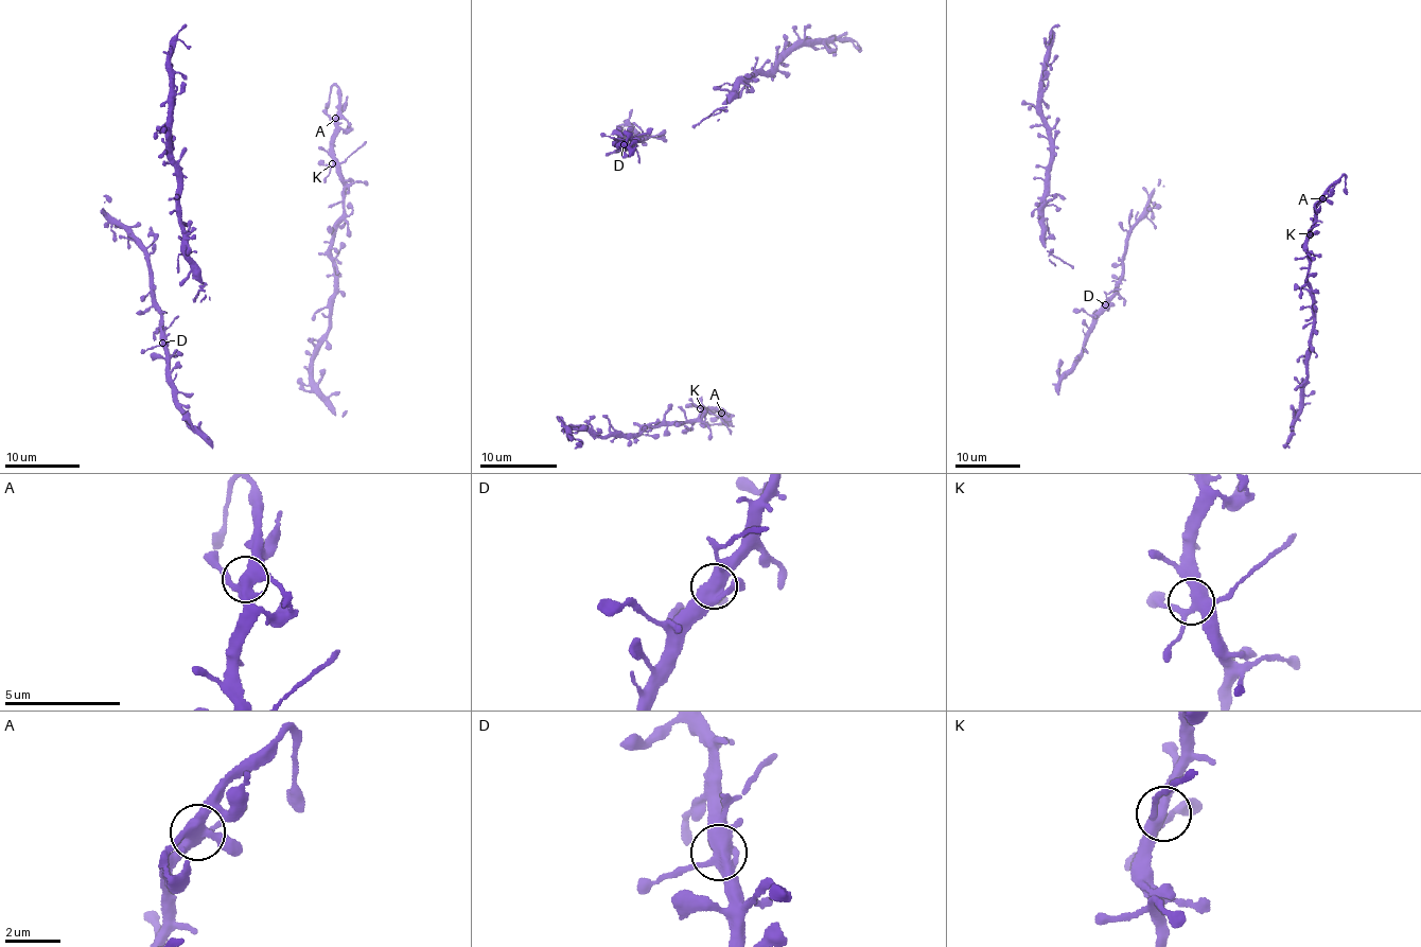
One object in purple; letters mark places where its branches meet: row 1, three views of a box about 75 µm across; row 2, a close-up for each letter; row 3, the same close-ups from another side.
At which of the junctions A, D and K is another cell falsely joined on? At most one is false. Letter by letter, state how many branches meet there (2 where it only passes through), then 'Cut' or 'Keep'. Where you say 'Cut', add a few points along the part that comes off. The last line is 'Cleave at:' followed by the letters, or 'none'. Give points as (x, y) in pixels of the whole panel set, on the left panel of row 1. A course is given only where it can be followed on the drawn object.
A: Branches: 5. Keep
D: Branches: 5. Keep
K: Branches: 5. Keep
Cleave at: none

